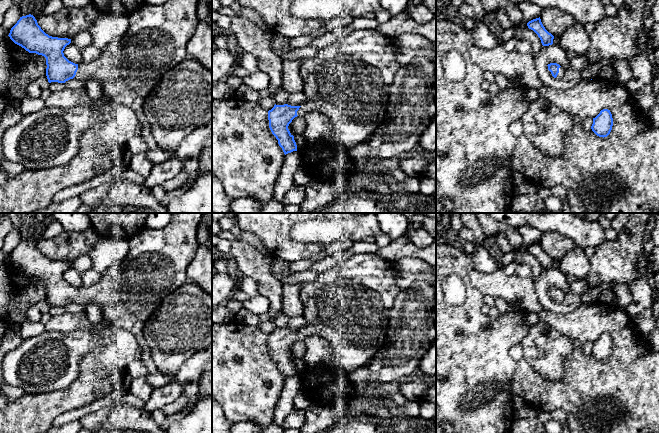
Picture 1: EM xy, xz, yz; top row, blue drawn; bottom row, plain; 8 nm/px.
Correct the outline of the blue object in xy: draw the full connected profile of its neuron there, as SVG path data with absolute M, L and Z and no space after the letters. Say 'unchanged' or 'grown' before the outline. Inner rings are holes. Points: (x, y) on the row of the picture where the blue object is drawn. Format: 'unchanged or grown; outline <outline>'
grown; outline M167 0L162 5L150 5L144 3L129 17L129 26L127 32L117 42L101 51L100 56L88 63L75 64L64 56L64 49L71 43L71 39L52 37L46 34L38 25L37 20L31 14L22 16L11 28L9 37L17 45L24 48L29 53L36 53L46 58L46 76L48 82L65 83L70 79L95 80L102 88L103 95L112 101L126 106L134 111L141 123L141 136L149 150L155 150L159 146L154 139L148 119L143 112L143 103L149 95L151 89L158 84L165 73L185 59L187 53L187 44L194 35L199 23L197 17L197 6L199 0Z

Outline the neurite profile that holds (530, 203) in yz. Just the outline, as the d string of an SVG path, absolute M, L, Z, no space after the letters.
M515 194L512 199L511 212L540 213L545 209L544 200L537 194Z

